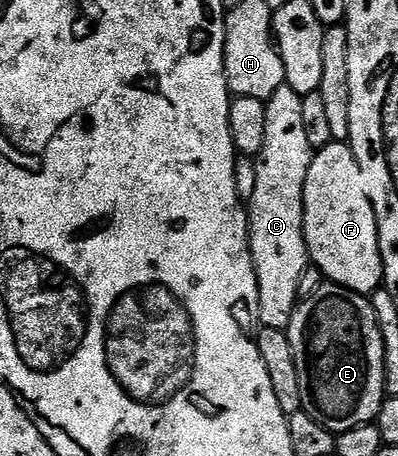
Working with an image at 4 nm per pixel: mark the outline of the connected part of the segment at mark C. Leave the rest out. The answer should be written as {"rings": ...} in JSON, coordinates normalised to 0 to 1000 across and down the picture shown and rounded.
{"rings":[[[706,186],[668,224],[668,294],[663,322],[648,333],[638,362],[638,417],[623,432],[628,480],[628,557],[638,561],[638,592],[648,605],[648,693],[646,702],[673,721],[726,724],[739,671],[749,667],[746,632],[774,579],[769,518],[759,504],[764,471],[764,401],[774,393],[774,366],[794,329],[774,314],[764,287],[764,235],[759,211],[734,191]]]}

